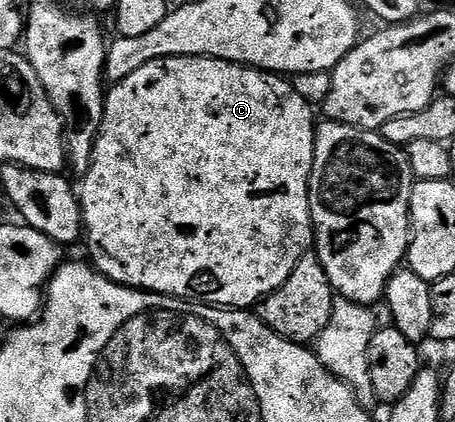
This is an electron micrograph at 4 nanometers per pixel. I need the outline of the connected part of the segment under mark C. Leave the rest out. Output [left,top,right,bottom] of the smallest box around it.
[80,56,316,310]

